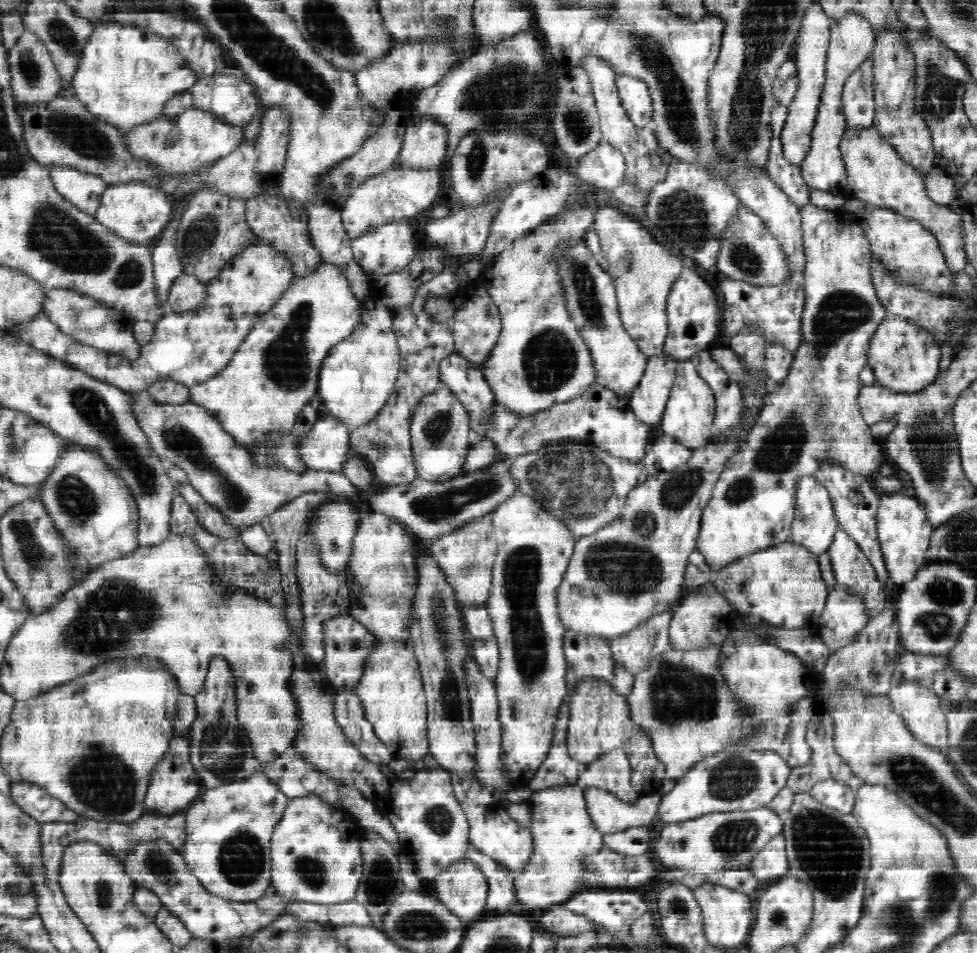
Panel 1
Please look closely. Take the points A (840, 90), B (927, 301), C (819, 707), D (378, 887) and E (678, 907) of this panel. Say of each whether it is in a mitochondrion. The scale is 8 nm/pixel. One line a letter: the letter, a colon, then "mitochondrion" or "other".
A: other
B: other
C: other
D: mitochondrion
E: other

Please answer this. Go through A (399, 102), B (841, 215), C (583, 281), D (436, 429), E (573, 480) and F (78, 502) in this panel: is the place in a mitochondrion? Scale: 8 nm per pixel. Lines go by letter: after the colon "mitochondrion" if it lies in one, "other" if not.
A: other
B: other
C: mitochondrion
D: mitochondrion
E: mitochondrion
F: mitochondrion

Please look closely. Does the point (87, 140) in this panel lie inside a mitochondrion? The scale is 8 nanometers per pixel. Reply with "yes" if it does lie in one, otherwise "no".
yes

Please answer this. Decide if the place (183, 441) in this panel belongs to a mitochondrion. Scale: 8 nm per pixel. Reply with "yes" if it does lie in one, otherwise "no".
yes

